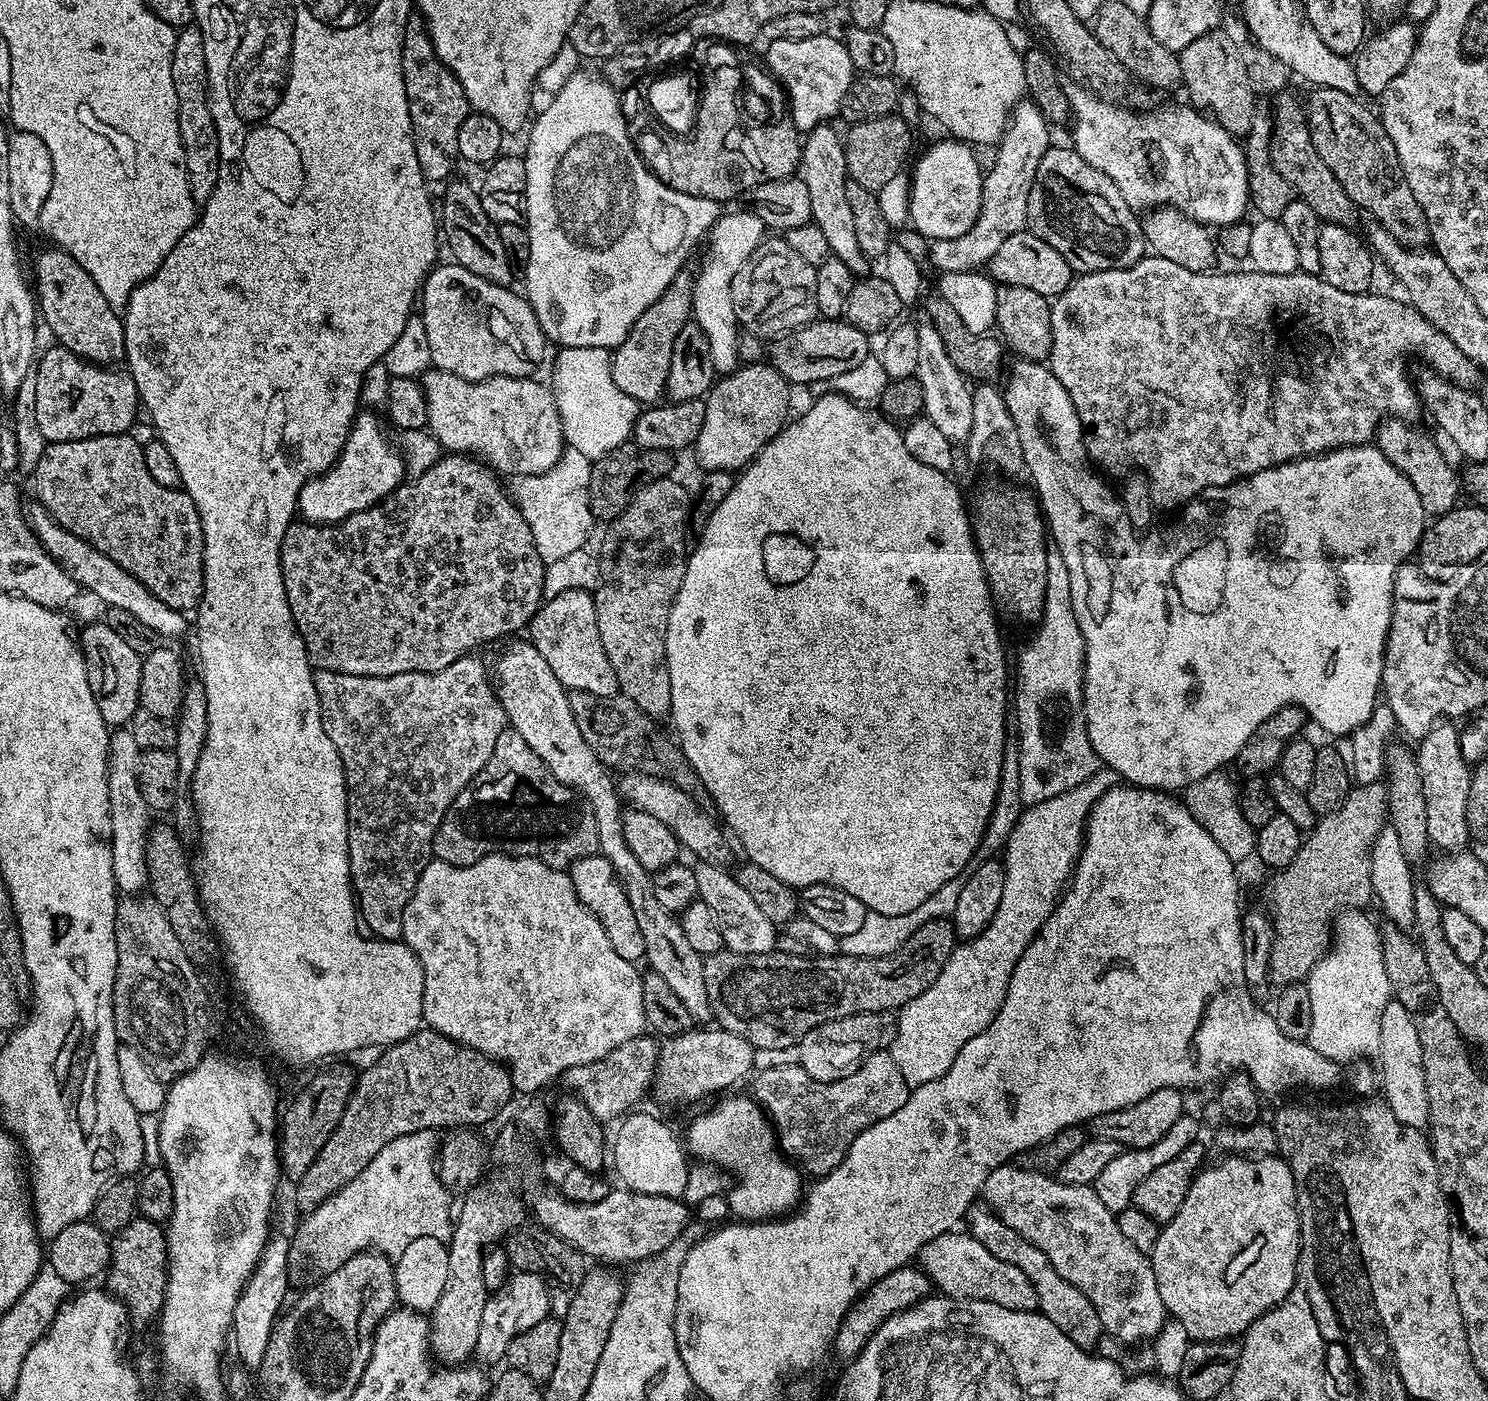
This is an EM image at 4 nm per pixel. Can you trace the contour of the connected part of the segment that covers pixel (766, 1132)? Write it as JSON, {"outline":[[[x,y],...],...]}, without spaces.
{"outline":[[[728,1094],[725,1095],[723,1098],[720,1098],[720,1099],[725,1098],[725,1100],[718,1101],[717,1104],[714,1105],[713,1108],[709,1110],[709,1112],[702,1113],[701,1116],[698,1117],[697,1120],[694,1121],[693,1124],[689,1126],[688,1142],[686,1140],[687,1151],[691,1153],[692,1156],[693,1154],[696,1155],[697,1157],[695,1159],[697,1161],[707,1162],[715,1166],[717,1169],[723,1170],[725,1173],[733,1172],[733,1174],[736,1175],[736,1185],[733,1186],[732,1193],[730,1193],[728,1196],[728,1204],[730,1207],[732,1207],[733,1214],[736,1215],[733,1217],[739,1218],[741,1221],[744,1222],[755,1222],[757,1220],[766,1220],[769,1218],[783,1217],[785,1214],[791,1213],[793,1209],[797,1207],[798,1201],[801,1199],[802,1196],[802,1188],[800,1192],[800,1176],[802,1177],[801,1169],[799,1167],[793,1166],[782,1155],[778,1147],[778,1141],[774,1135],[774,1129],[764,1109],[761,1108],[760,1105],[756,1103],[755,1099],[753,1099],[753,1097],[748,1094],[745,1094],[745,1096],[732,1096],[732,1095],[733,1094]]]}

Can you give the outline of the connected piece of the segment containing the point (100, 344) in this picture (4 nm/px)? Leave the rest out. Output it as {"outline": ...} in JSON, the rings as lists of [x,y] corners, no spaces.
{"outline":[[[47,246],[36,256],[36,284],[34,280],[34,295],[38,301],[38,312],[48,323],[50,331],[56,335],[55,343],[62,348],[68,348],[76,356],[90,364],[97,366],[116,366],[116,364],[125,359],[124,347],[126,346],[126,338],[124,337],[124,322],[121,313],[110,306],[110,302],[106,302],[106,298],[102,298],[102,290],[98,290],[98,286],[94,282],[94,278],[90,278],[90,274],[86,274],[86,270],[82,270],[82,266],[78,266],[76,259],[69,252],[65,252],[63,248],[55,246]]]}

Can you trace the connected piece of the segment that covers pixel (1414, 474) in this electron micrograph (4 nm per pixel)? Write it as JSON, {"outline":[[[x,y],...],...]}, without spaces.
{"outline":[[[1385,418],[1376,425],[1374,437],[1375,447],[1386,457],[1394,467],[1406,478],[1410,478],[1410,486],[1418,493],[1418,502],[1422,502],[1425,513],[1435,518],[1444,515],[1450,509],[1457,507],[1459,496],[1462,496],[1462,484],[1458,472],[1448,465],[1444,452],[1427,436],[1407,420]]]}

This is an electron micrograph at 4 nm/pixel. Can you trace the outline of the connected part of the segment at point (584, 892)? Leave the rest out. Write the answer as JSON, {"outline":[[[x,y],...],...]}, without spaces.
{"outline":[[[599,854],[587,856],[572,863],[570,875],[576,897],[586,906],[586,910],[590,910],[590,914],[594,914],[594,918],[598,918],[602,930],[606,930],[606,938],[610,938],[610,946],[614,946],[621,958],[633,962],[643,961],[646,942],[642,938],[642,929],[638,927],[638,918],[634,918],[634,906],[630,906],[630,898],[626,898],[624,884],[612,863]]]}

